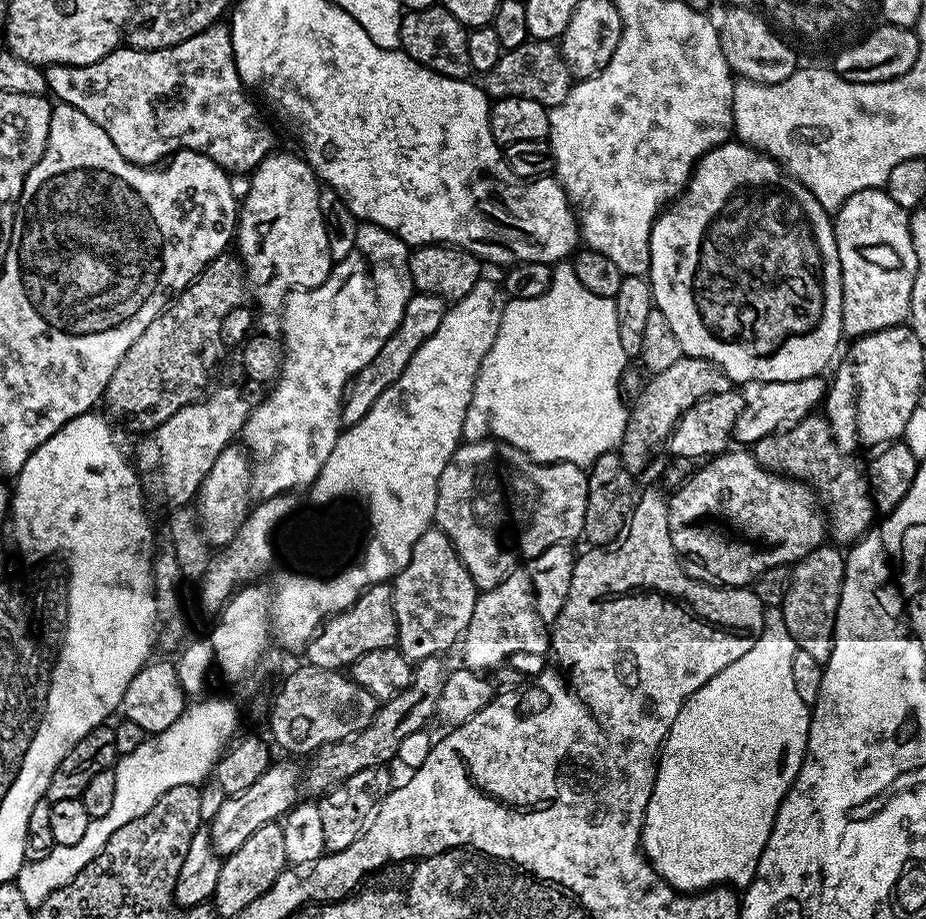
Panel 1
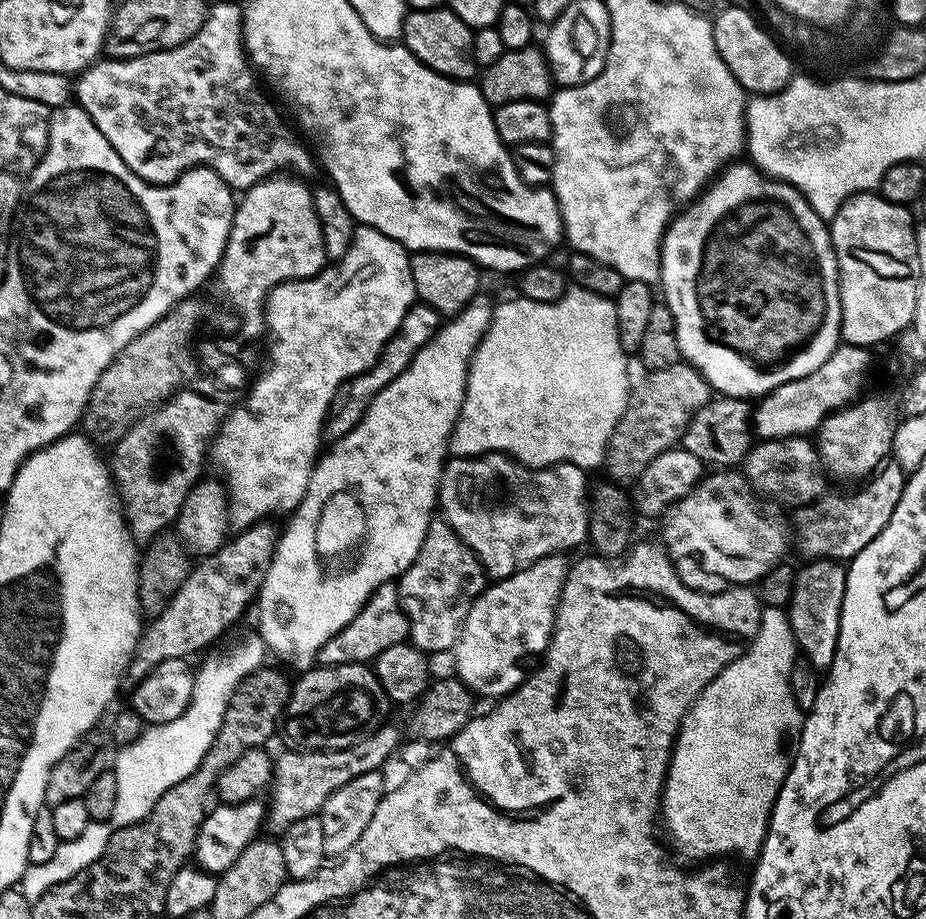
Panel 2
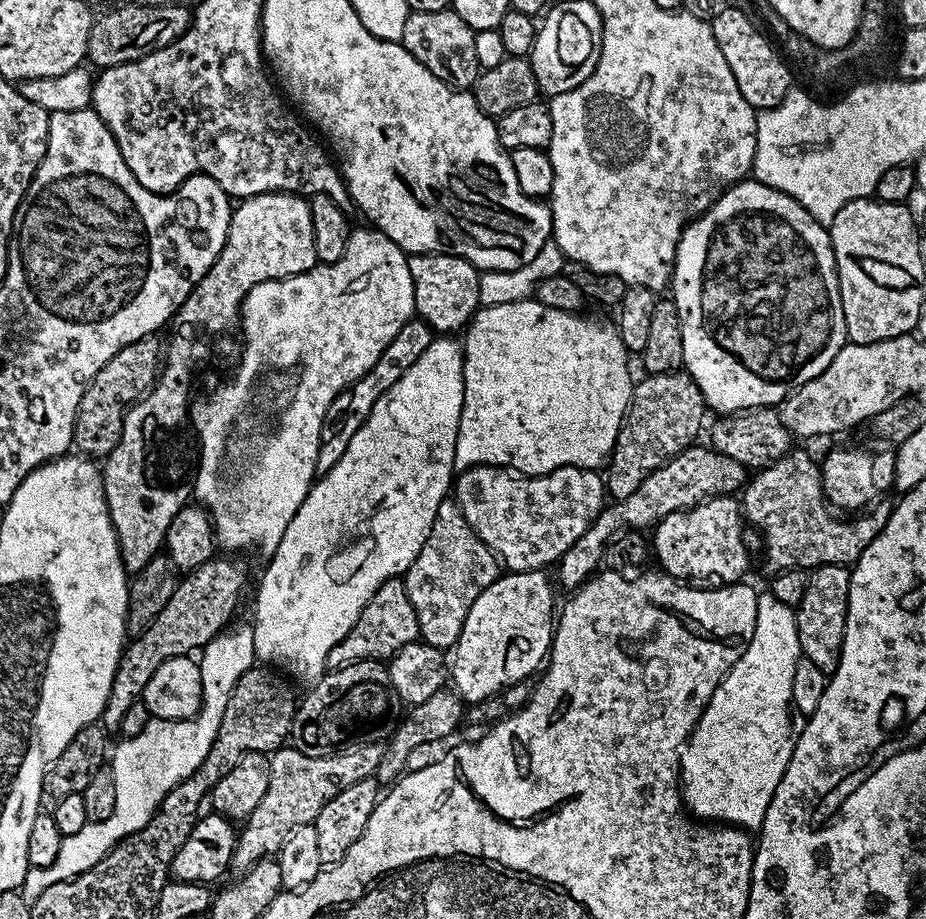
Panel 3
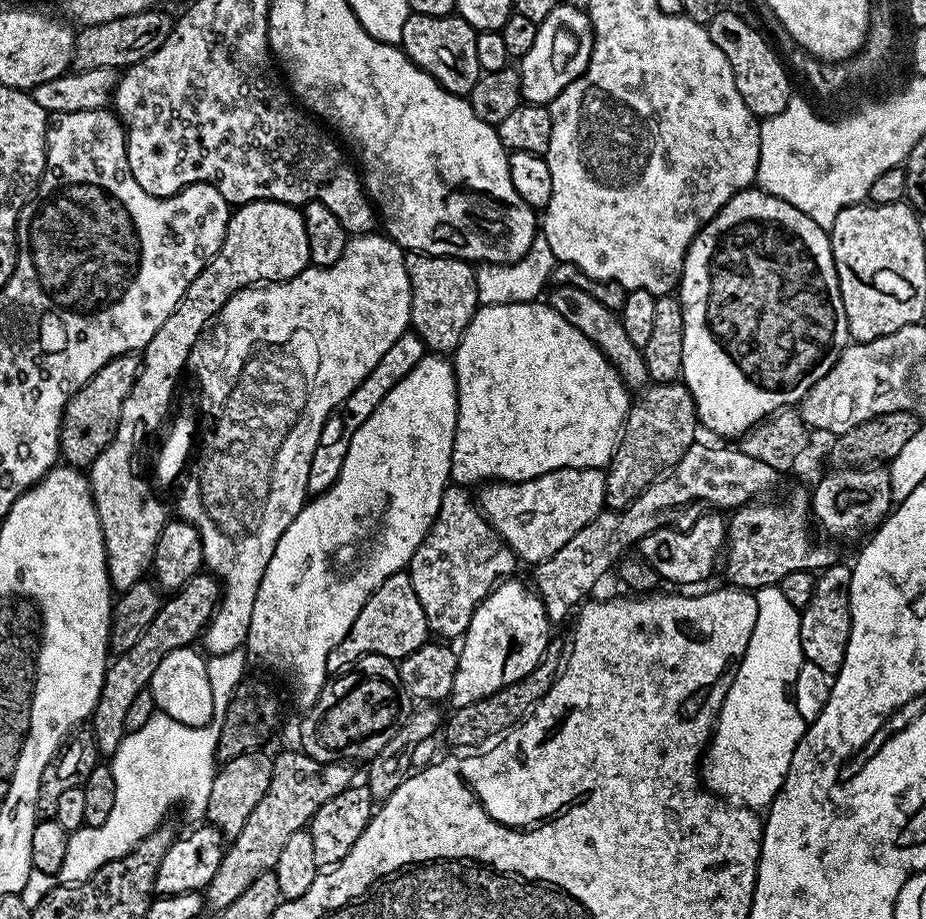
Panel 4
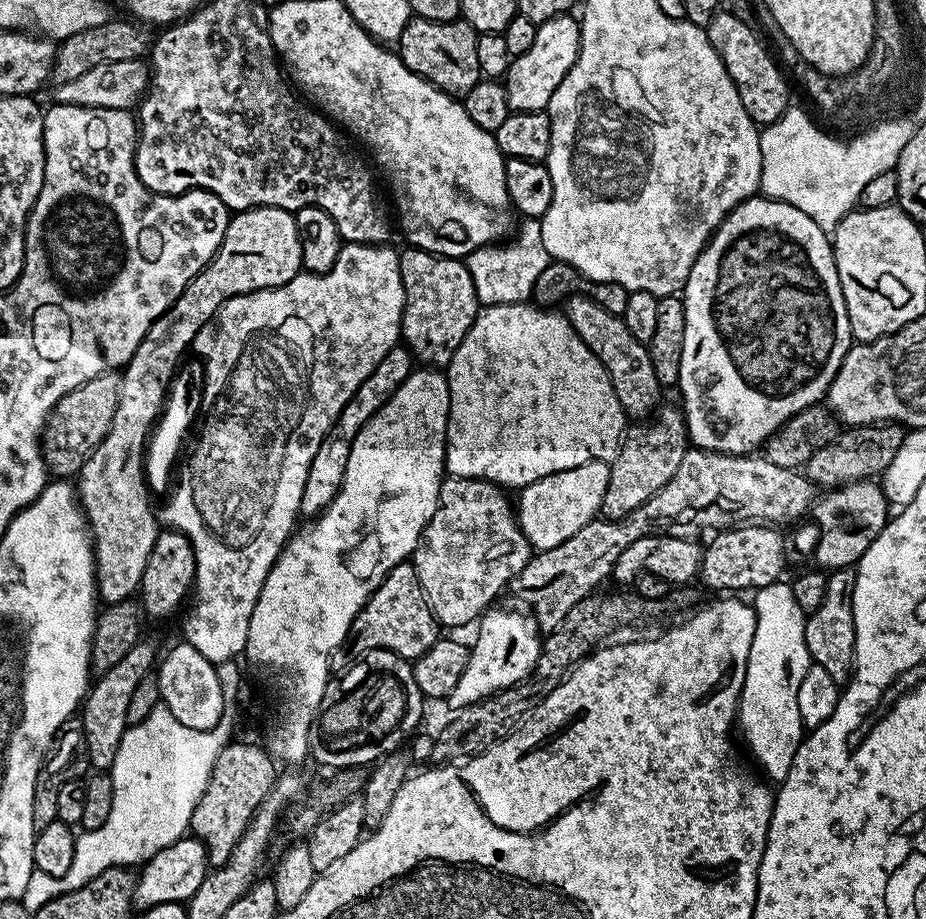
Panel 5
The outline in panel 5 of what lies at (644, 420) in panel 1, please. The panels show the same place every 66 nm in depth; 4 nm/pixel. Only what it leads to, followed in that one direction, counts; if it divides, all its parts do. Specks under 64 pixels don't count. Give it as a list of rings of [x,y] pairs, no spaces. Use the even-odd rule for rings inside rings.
[[[679,407],[655,409],[653,418],[649,424],[636,428],[627,433],[626,439],[621,443],[620,451],[616,453],[610,462],[610,482],[606,486],[606,494],[602,498],[602,506],[599,515],[606,520],[622,520],[631,512],[638,510],[642,502],[646,502],[682,466],[682,458],[690,447],[688,438],[688,425],[684,422],[683,411]]]

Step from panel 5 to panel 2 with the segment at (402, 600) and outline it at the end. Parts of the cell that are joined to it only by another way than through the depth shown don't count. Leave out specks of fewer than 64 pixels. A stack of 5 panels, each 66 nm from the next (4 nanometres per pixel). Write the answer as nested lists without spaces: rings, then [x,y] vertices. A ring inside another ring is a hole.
[[[389,582],[378,586],[374,594],[362,606],[362,610],[334,638],[330,638],[322,646],[318,657],[324,666],[334,664],[368,664],[375,661],[382,650],[390,650],[390,646],[405,643],[409,639],[408,615],[400,605],[400,589],[395,583]]]

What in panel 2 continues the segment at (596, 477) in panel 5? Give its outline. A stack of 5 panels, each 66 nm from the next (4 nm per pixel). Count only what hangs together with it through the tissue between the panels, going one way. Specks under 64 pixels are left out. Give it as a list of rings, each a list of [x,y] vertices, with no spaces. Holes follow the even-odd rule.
[[[487,452],[485,456],[452,458],[445,463],[444,477],[440,480],[438,508],[443,519],[447,520],[448,525],[458,533],[464,544],[480,559],[480,565],[484,567],[485,573],[493,581],[505,580],[507,576],[514,575],[519,569],[530,566],[547,556],[567,553],[567,548],[576,548],[589,539],[590,485],[588,486],[588,476],[589,473],[585,469],[573,464],[553,464],[550,468],[527,468],[524,464],[517,464],[511,456],[505,456],[502,452]]]

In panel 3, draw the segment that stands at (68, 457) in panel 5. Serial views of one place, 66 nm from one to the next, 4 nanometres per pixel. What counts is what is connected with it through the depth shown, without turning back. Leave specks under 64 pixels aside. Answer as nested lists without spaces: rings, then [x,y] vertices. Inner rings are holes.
[[[151,335],[138,342],[130,342],[130,346],[118,350],[118,354],[114,354],[114,358],[110,358],[110,362],[98,370],[82,394],[82,402],[78,402],[78,414],[72,431],[72,442],[77,453],[88,458],[107,458],[114,446],[118,446],[122,438],[124,415],[156,382],[162,364],[162,344],[156,339],[155,335]]]

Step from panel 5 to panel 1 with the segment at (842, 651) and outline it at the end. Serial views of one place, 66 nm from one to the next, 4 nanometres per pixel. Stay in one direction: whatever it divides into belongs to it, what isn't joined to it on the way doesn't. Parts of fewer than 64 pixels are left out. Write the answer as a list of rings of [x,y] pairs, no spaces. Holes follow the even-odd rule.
[[[821,546],[808,556],[791,565],[792,577],[786,590],[786,598],[779,606],[786,630],[794,638],[797,648],[806,650],[820,664],[827,664],[834,646],[834,626],[838,614],[838,602],[842,598],[845,553],[839,547]]]

